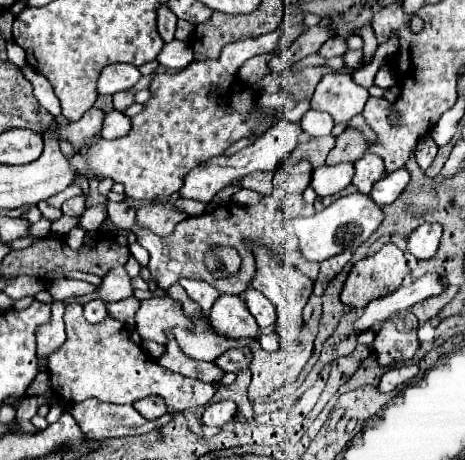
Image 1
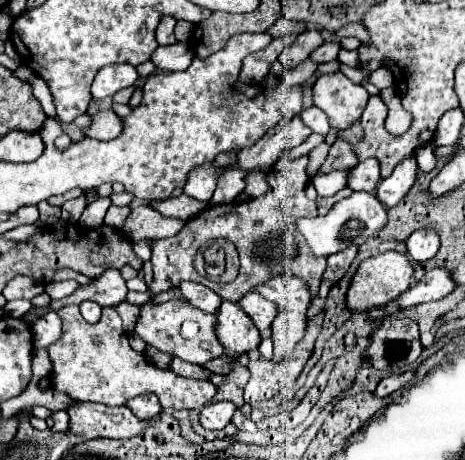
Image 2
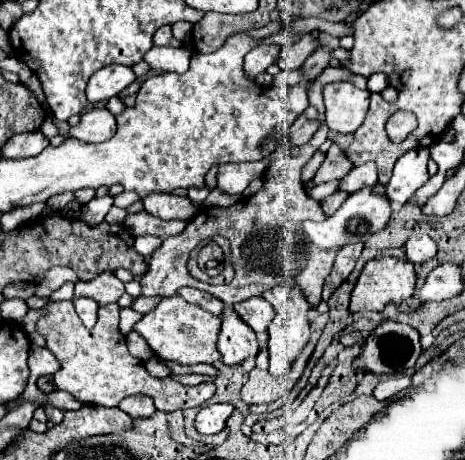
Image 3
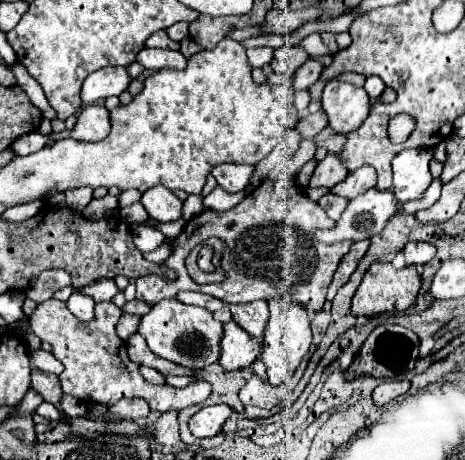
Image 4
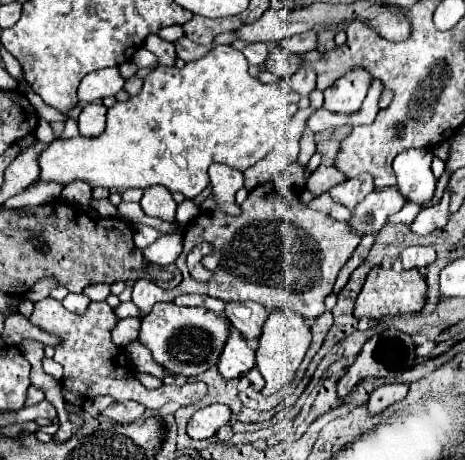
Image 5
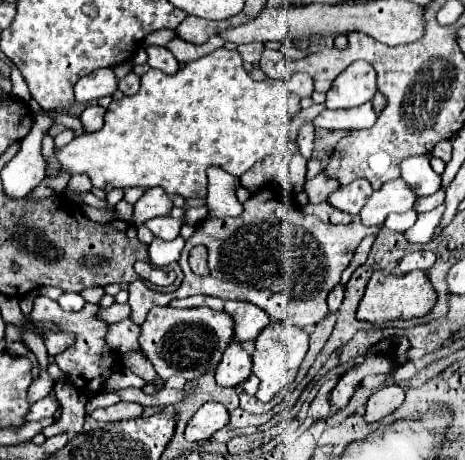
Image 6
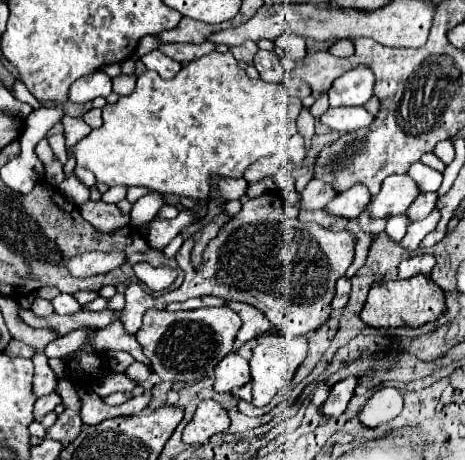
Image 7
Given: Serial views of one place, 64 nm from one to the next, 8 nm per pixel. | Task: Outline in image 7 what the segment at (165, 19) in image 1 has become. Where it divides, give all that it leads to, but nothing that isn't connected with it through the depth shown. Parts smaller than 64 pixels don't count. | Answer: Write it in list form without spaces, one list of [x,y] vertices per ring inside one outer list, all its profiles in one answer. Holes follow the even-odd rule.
[[[152,50],[150,54],[142,56],[140,60],[144,62],[144,66],[146,66],[148,70],[158,72],[162,78],[172,78],[172,76],[176,76],[176,74],[180,72],[180,68],[182,68],[180,62],[168,58],[166,54],[162,54],[162,52],[158,52],[158,50]]]

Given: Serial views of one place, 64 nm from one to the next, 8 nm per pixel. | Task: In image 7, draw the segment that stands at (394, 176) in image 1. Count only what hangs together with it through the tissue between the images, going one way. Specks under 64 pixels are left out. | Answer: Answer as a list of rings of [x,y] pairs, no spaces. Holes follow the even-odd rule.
[[[414,162],[408,170],[408,176],[418,184],[422,192],[436,192],[442,184],[442,172],[430,166],[424,166],[422,162]]]

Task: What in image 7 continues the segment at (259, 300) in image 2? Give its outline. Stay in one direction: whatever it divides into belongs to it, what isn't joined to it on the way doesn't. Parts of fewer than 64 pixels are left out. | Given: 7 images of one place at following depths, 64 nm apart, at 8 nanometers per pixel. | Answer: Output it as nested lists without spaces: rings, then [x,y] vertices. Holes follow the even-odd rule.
[[[228,302],[228,306],[240,316],[242,320],[242,328],[238,332],[238,344],[244,344],[260,334],[266,334],[270,330],[270,324],[268,324],[268,318],[258,310],[258,308],[252,308],[248,304],[242,304],[242,302]]]

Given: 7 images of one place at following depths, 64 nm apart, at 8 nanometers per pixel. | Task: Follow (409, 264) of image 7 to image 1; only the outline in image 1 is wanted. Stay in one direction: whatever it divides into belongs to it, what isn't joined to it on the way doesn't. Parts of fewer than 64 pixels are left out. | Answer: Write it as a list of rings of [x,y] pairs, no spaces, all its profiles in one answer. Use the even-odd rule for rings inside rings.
[[[422,224],[408,236],[408,252],[418,260],[428,260],[436,254],[442,228],[438,224]]]

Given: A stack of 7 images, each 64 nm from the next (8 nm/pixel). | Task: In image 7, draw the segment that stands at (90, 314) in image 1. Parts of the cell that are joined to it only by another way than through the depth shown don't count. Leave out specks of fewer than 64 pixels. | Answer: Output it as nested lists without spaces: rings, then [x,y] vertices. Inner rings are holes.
[[[60,294],[60,296],[52,298],[50,304],[54,308],[54,314],[74,314],[80,310],[80,304],[70,294]]]

